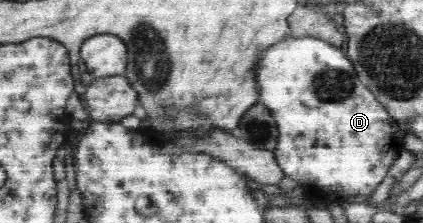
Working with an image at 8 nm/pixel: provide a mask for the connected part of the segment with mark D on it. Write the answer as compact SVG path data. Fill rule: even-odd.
M287 36L285 40L269 46L261 60L259 60L259 70L257 70L257 84L259 84L259 102L263 106L269 109L271 116L275 119L278 126L279 138L277 146L274 148L275 159L283 172L289 178L295 180L304 188L304 198L324 201L325 203L337 203L341 205L343 201L347 200L350 196L363 195L366 197L371 196L375 191L375 188L383 182L383 178L389 167L395 162L399 152L403 150L403 140L405 140L405 132L400 128L400 125L393 120L387 109L383 107L379 101L375 98L375 95L371 92L371 89L365 88L359 80L359 76L355 74L355 68L353 63L347 58L345 50L337 48L328 42L323 42L319 38L311 38L311 36L305 36L305 38L295 38L294 36Z

